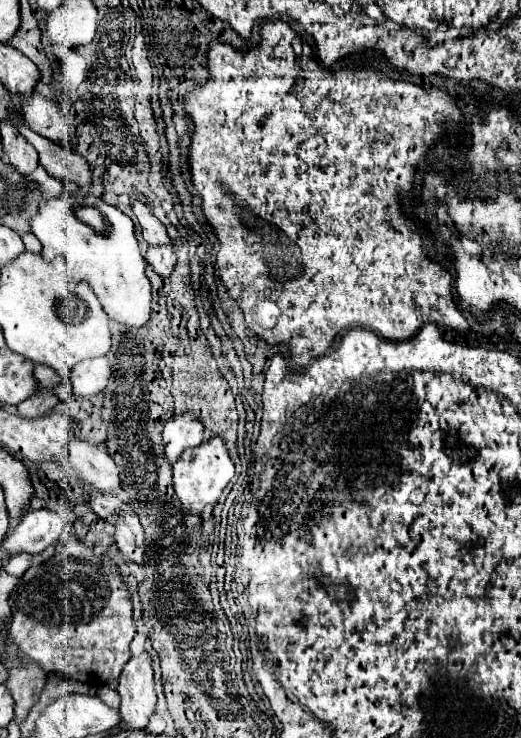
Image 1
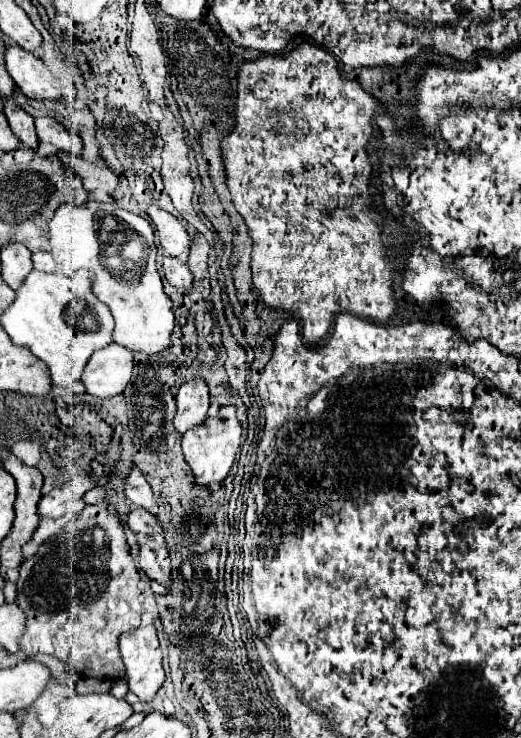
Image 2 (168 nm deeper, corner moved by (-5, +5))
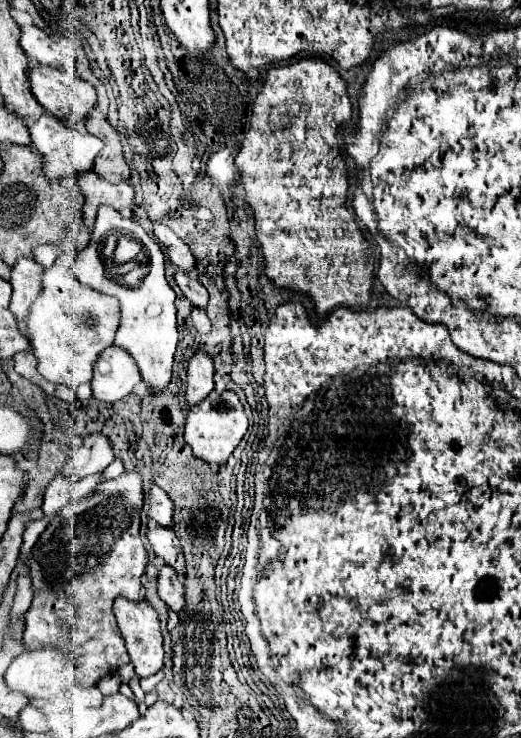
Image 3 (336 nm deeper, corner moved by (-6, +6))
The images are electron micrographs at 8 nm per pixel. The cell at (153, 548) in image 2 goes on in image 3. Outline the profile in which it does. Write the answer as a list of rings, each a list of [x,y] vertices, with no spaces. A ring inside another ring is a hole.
[[[162,565],[156,577],[156,589],[158,589],[158,597],[176,613],[180,613],[184,609],[184,585],[180,581],[180,575],[170,567],[170,565]]]

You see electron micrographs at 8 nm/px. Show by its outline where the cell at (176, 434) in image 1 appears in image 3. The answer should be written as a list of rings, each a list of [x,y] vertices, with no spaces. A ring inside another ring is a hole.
[[[196,351],[188,365],[188,383],[186,383],[186,405],[188,409],[202,403],[208,393],[214,389],[214,367],[212,359],[204,351]]]

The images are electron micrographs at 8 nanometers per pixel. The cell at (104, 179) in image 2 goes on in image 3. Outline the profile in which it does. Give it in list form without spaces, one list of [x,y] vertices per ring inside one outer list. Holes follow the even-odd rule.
[[[84,171],[78,175],[78,183],[84,191],[86,203],[84,203],[84,223],[88,229],[92,229],[96,211],[100,205],[110,205],[114,209],[130,209],[134,189],[128,181],[110,183],[104,177],[100,177],[94,171]]]

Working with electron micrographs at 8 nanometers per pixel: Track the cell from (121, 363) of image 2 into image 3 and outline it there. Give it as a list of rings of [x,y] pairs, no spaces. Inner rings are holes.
[[[108,347],[98,355],[90,385],[98,401],[114,403],[124,399],[140,379],[134,359],[124,349]]]

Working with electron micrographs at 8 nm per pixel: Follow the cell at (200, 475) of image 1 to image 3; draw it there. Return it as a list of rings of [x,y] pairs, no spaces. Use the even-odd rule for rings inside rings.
[[[212,391],[206,397],[206,401],[202,401],[202,405],[196,405],[194,409],[190,409],[188,419],[186,419],[184,439],[192,447],[194,457],[206,461],[208,465],[220,467],[228,461],[228,457],[238,447],[246,431],[248,431],[248,419],[244,415],[244,407],[238,395],[234,391],[224,391],[224,393]]]

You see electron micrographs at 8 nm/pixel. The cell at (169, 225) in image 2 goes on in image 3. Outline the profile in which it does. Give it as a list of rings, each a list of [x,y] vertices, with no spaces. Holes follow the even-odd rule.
[[[164,223],[154,225],[154,237],[158,239],[158,243],[162,243],[166,247],[170,261],[174,265],[178,265],[180,271],[188,273],[196,265],[196,259],[194,259],[190,247],[172,229],[168,229]]]

